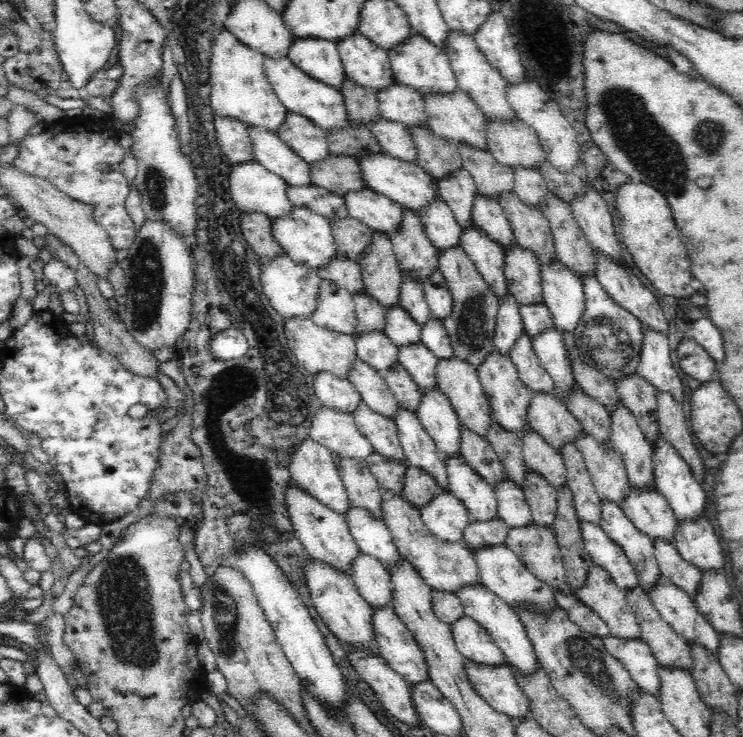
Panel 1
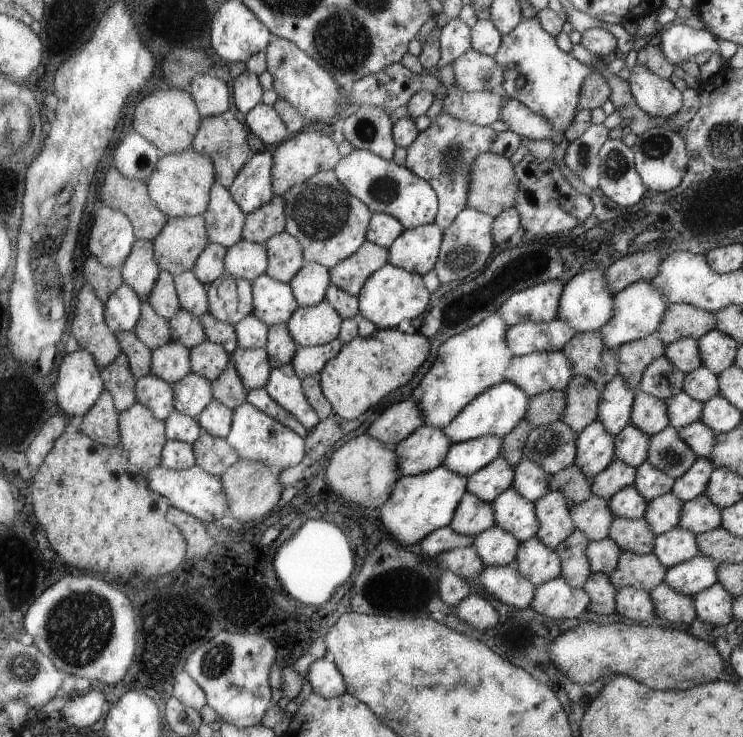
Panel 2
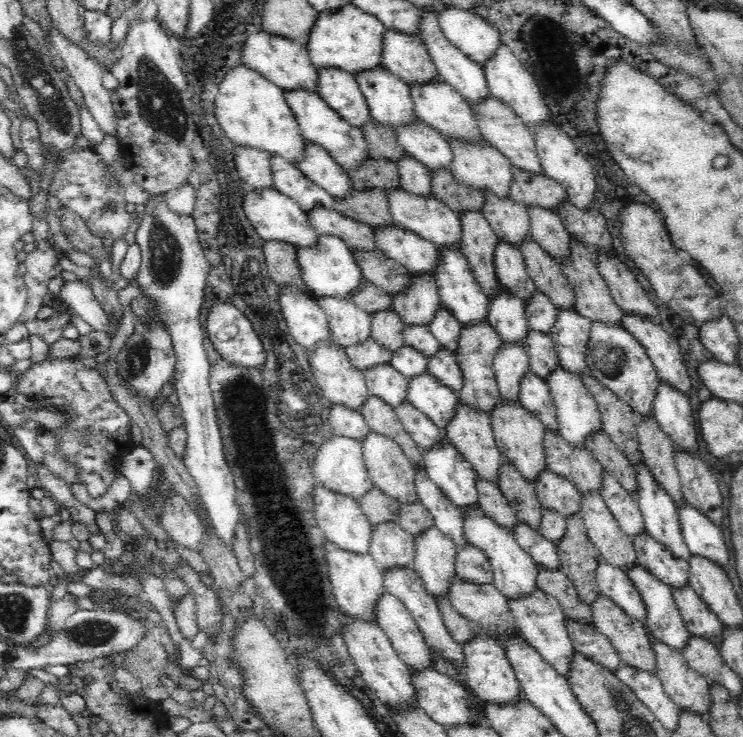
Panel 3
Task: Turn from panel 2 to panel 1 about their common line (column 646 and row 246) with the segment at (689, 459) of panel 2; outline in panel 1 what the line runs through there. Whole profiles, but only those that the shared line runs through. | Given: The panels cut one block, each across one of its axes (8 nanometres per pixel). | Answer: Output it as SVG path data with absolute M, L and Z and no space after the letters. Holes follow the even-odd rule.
M462 245L439 252L438 262L438 269L444 275L453 296L452 310L441 321L449 334L454 358L466 361L478 369L478 366L496 350L493 338L497 324L498 297L482 279L482 275L478 273L476 265L464 252Z

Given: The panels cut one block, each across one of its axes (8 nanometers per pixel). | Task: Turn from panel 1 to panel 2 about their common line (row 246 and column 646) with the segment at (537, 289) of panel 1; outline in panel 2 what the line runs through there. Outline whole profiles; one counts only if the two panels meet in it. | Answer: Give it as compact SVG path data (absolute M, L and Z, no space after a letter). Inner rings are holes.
M672 491L656 497L648 503L644 520L647 520L648 526L655 536L678 527L680 509L683 504Z

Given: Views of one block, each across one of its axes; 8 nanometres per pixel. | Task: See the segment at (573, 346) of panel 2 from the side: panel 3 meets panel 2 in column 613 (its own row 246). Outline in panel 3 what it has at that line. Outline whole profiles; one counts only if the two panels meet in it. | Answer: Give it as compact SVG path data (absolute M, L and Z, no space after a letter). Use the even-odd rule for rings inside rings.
M316 208L308 216L311 226L319 235L338 236L349 247L355 247L360 252L379 250L370 226L356 222L337 210Z

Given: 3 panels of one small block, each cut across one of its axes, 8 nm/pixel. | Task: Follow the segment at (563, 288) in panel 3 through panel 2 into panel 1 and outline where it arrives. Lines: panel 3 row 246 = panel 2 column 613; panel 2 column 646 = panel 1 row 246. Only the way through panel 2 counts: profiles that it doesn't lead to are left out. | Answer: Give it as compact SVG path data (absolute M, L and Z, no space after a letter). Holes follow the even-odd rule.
M514 191L500 195L499 203L512 226L518 246L534 251L541 263L556 259L554 237L540 209L524 204Z

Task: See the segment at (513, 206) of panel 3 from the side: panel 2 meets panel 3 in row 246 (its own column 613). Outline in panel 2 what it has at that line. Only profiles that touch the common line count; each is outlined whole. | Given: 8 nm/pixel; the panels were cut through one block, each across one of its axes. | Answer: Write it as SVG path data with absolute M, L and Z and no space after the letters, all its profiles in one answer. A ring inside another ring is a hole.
M596 495L569 506L569 515L575 528L583 531L590 542L608 537L611 522L615 519L613 512L608 508L608 501Z

